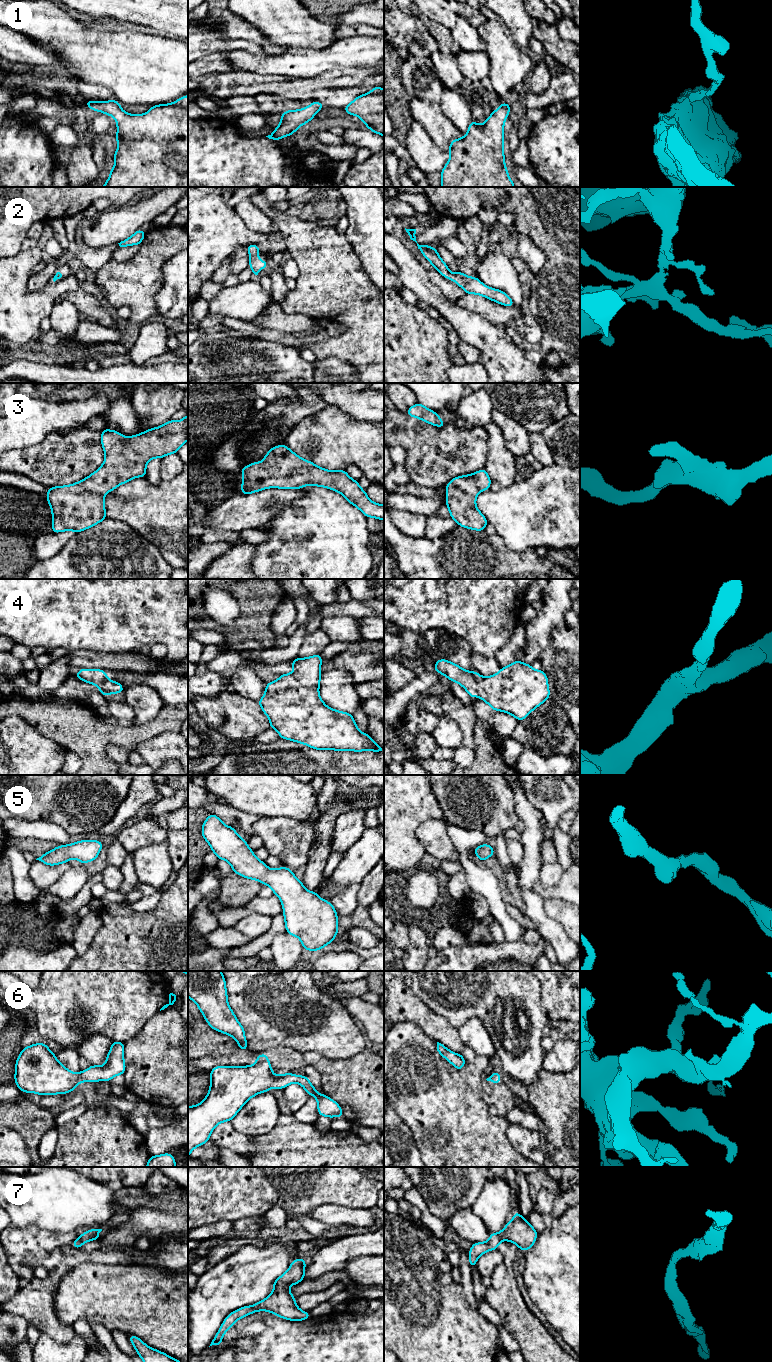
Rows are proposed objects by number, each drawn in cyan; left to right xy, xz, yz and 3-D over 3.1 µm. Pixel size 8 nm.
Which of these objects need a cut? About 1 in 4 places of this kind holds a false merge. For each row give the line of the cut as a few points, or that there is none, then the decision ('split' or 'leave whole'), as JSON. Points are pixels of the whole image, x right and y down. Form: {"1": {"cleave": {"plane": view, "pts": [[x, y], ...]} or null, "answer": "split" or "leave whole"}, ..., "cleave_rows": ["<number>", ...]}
{"1": {"cleave": null, "answer": "leave whole"}, "2": {"cleave": null, "answer": "leave whole"}, "3": {"cleave": null, "answer": "leave whole"}, "4": {"cleave": null, "answer": "leave whole"}, "5": {"cleave": null, "answer": "leave whole"}, "6": {"cleave": null, "answer": "leave whole"}, "7": {"cleave": null, "answer": "leave whole"}, "cleave_rows": []}

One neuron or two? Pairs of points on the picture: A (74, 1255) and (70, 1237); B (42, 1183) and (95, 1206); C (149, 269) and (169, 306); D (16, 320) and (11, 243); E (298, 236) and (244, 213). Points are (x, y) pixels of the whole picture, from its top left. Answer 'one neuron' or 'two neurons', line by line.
A: two neurons
B: one neuron
C: two neurons
D: two neurons
E: two neurons

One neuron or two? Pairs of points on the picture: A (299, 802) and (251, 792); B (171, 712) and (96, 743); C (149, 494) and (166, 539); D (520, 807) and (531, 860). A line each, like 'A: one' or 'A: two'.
A: one
B: one
C: one
D: one

